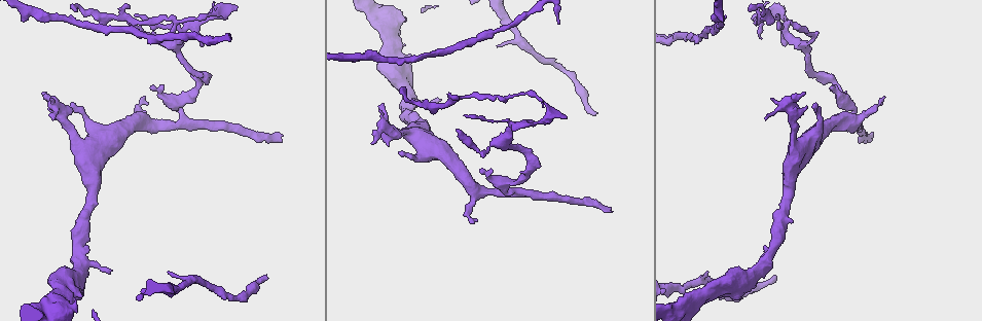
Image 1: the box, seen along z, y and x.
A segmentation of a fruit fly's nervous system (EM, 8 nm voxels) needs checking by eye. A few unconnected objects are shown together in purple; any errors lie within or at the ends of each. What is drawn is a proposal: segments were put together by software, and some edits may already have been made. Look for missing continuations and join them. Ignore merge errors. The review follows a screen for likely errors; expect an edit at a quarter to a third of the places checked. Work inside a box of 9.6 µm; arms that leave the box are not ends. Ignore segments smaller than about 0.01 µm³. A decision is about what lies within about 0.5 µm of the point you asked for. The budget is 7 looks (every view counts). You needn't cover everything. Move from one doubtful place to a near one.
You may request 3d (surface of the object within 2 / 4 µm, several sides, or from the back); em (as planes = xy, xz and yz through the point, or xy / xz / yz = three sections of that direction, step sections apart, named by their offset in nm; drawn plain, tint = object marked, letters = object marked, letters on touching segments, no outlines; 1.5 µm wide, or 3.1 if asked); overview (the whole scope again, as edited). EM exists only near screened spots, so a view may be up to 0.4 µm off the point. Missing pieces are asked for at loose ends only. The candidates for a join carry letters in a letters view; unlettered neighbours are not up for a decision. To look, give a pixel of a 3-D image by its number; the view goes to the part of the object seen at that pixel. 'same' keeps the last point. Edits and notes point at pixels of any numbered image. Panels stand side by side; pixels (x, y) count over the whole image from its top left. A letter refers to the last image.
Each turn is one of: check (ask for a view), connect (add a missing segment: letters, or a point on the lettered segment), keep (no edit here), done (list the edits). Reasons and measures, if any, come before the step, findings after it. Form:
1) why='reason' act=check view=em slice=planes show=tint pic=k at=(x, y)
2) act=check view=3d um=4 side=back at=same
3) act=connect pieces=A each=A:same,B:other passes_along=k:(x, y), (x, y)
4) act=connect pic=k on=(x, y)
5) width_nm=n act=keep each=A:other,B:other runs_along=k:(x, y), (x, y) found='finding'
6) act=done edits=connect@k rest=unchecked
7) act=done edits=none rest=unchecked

why='thin end' act=check view=3d um=2 pic=1 at=(404, 88)

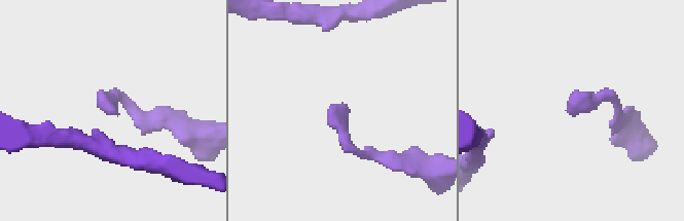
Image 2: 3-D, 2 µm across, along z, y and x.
why='need the tissue' act=check view=em slice=planes show=letters pic=2 at=(110, 108)

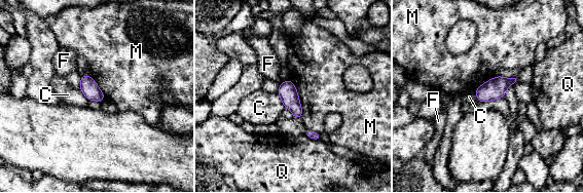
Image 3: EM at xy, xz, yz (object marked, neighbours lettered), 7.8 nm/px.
act=keep each=C:other,F:other,M:other,Q:other border=3:(290, 79), (299, 100), (301, 118) found='none of them fits'

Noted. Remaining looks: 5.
why='long arm stops here' act=check view=em slice=yz step=8 show=letters pic=1 at=(557, 23)

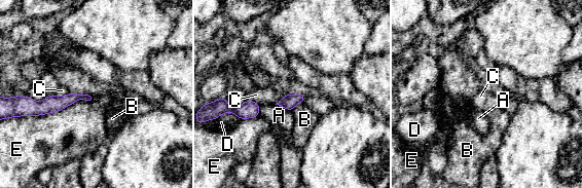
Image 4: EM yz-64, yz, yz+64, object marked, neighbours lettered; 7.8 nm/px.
why='cut it another way' act=check view=em slice=planes show=letters at=same

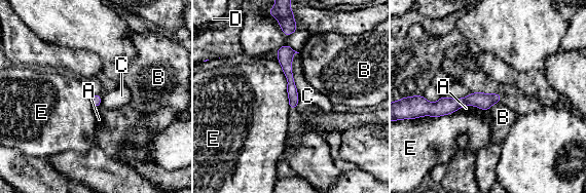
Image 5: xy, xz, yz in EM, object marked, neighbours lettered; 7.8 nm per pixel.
longest_contact=C:440nm act=keep each=A:other,B:other,C:other,D:other,E:other runs_along=5:(498, 97), (436, 108) found='no lettered segment goes on from it'

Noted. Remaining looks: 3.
why='an open end' act=check view=em slice=planes show=letters pic=1 at=(201, 45)

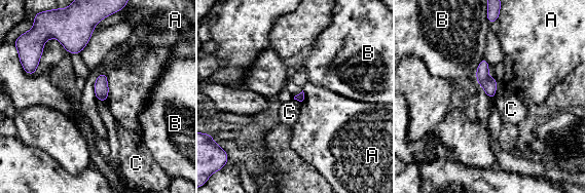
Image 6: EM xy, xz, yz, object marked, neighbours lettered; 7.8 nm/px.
act=keep each=A:other,B:other,C:other border=6:(498, 83), (494, 100) found='none of them fits'

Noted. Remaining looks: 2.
act=done edits=none rest=unchecked

